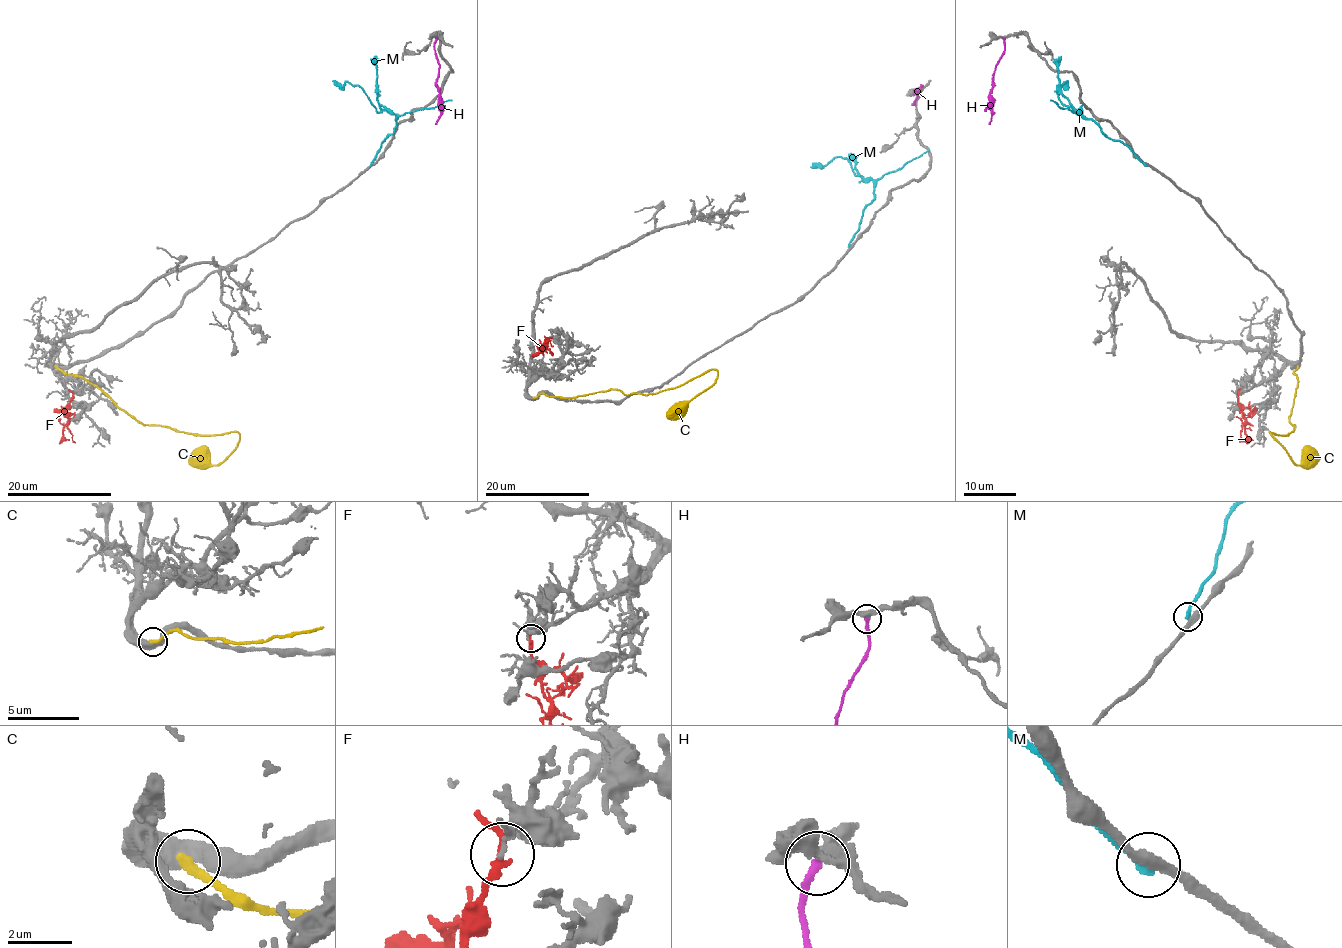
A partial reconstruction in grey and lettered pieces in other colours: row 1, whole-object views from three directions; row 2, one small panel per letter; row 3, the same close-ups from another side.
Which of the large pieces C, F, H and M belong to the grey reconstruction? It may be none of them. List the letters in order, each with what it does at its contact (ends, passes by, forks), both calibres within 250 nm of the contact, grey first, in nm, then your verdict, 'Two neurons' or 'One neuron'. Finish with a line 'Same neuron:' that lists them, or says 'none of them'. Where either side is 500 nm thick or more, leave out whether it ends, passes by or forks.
C: Thickness 550 nm (grey) against 280 nm. Two neurons
F: It passes by. Thickness 100 nm (grey) against 220 nm. Two neurons
H: It ends there. Thickness 260 nm (grey) against 240 nm. One neuron
M: It ends there. Thickness 320 nm (grey) against 280 nm. Two neurons
Same neuron: H

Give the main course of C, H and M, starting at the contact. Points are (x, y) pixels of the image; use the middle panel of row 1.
C: (535, 398), (541, 394), (574, 398), (608, 390), (647, 395), (675, 388), (714, 369), (717, 379), (667, 419)
H: (915, 104), (912, 104), (917, 96), (915, 92), (919, 91), (913, 88)
M: (849, 246), (862, 210), (874, 198), (874, 183), (856, 175), (849, 162), (840, 156), (820, 167), (810, 167)

